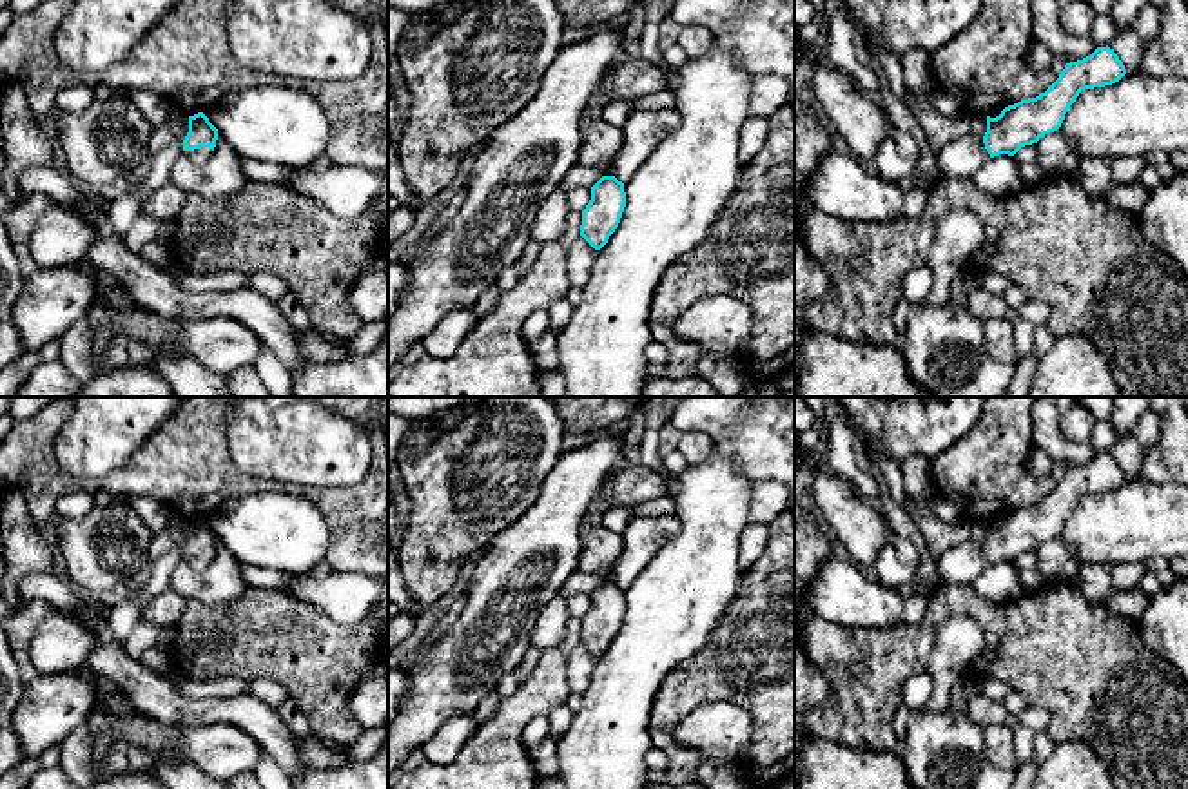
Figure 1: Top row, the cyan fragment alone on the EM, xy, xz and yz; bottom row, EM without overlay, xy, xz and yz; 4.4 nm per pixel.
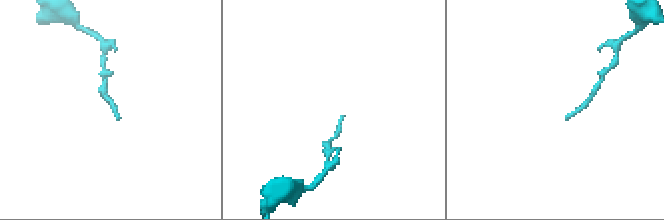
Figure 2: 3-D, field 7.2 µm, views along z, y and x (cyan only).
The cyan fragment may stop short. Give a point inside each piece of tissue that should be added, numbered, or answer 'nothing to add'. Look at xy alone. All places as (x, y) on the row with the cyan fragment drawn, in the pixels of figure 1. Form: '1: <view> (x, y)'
1: xy (198, 156)

